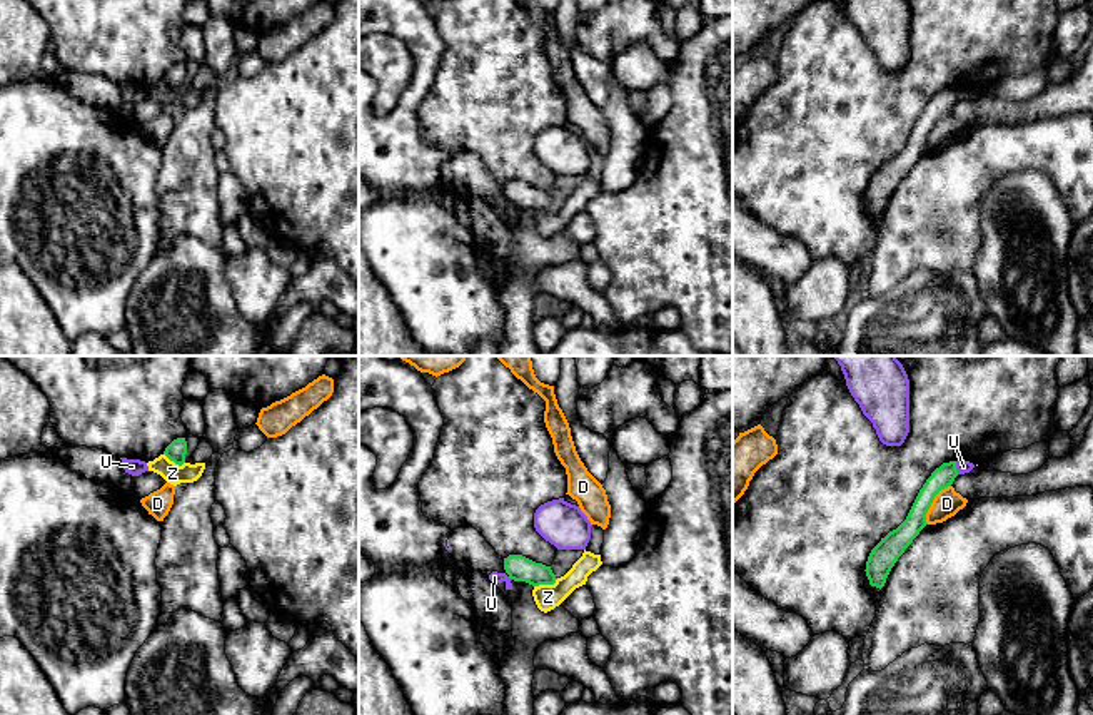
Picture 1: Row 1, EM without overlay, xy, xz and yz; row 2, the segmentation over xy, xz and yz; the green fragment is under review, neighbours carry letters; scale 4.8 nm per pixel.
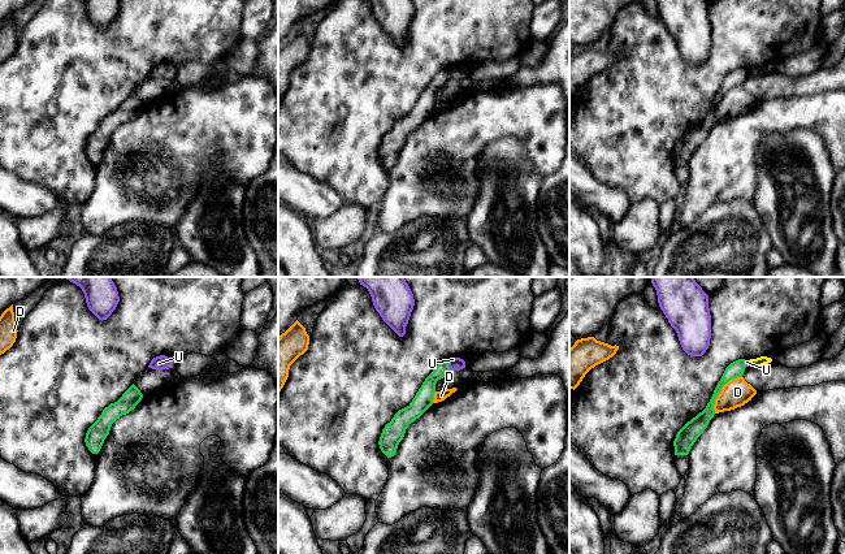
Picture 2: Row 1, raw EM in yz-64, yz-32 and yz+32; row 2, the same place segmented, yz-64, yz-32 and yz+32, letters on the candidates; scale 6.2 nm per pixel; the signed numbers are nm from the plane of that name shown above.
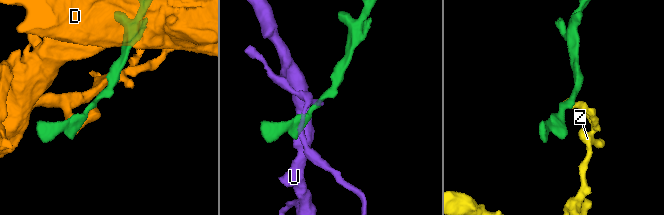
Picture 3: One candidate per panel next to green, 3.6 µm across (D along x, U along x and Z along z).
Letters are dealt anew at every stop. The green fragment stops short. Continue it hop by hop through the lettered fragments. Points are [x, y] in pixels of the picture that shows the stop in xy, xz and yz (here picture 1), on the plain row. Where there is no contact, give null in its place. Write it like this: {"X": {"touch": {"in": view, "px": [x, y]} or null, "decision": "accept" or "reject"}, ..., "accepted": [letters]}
{"D": {"touch": {"in": "yz", "px": [931, 127]}, "decision": "reject"}, "U": {"touch": {"in": "yz", "px": [955, 94]}, "decision": "reject"}, "Z": {"touch": {"in": "xz", "px": [546, 209]}, "decision": "reject"}, "accepted": []}

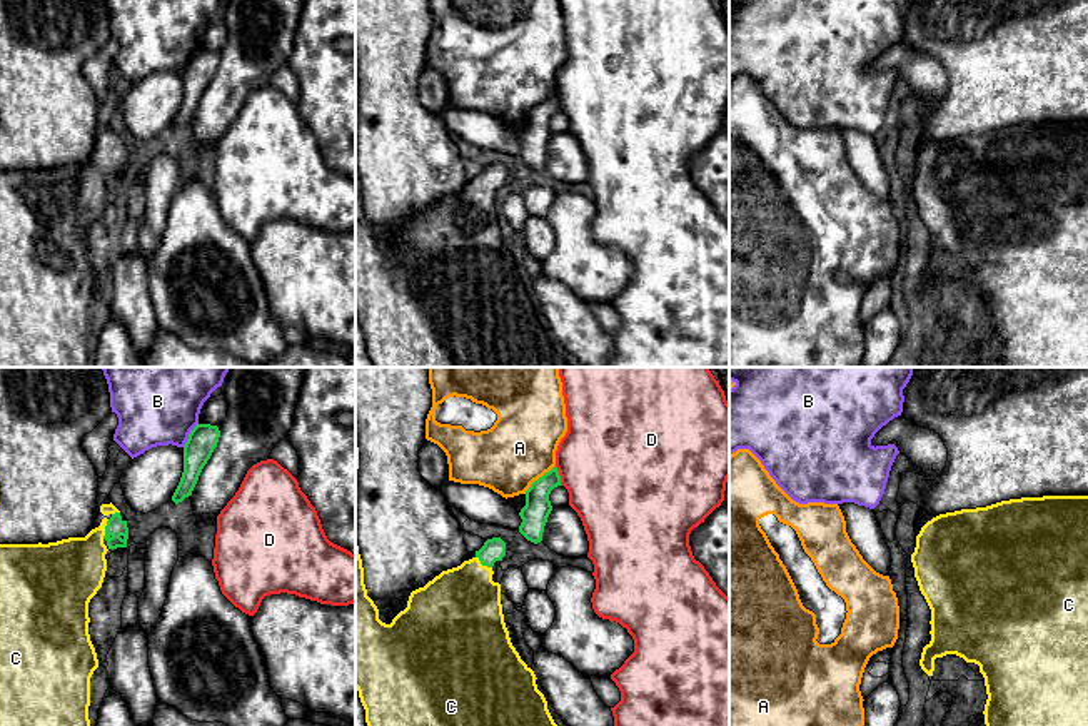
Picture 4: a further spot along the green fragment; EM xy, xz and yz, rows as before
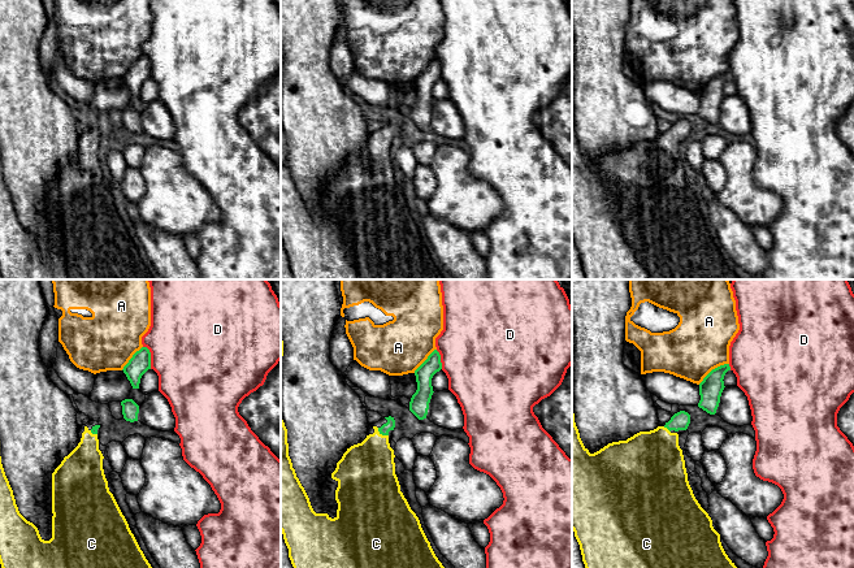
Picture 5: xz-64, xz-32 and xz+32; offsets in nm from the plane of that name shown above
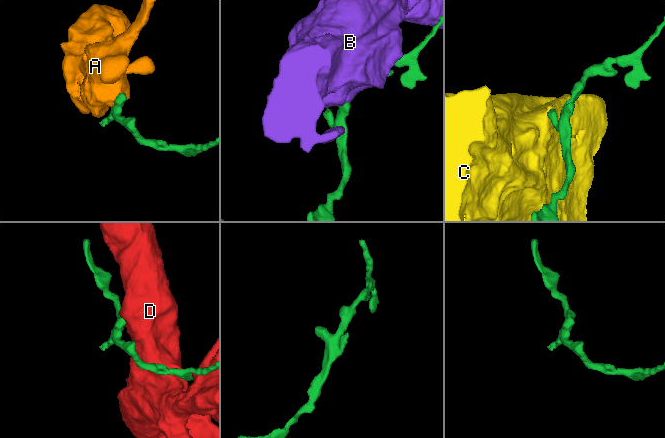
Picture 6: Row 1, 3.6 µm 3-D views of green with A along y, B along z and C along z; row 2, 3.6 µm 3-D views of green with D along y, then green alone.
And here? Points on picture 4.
{"A": {"touch": {"in": "xz", "px": [539, 104]}, "decision": "reject"}, "B": {"touch": {"in": "xy", "px": [189, 60]}, "decision": "reject"}, "C": {"touch": {"in": "xy", "px": [105, 156]}, "decision": "accept"}, "D": {"touch": {"in": "xz", "px": [559, 102]}, "decision": "reject"}, "accepted": ["C"]}

